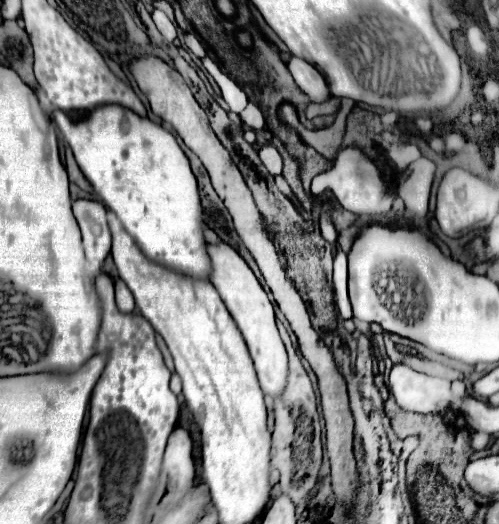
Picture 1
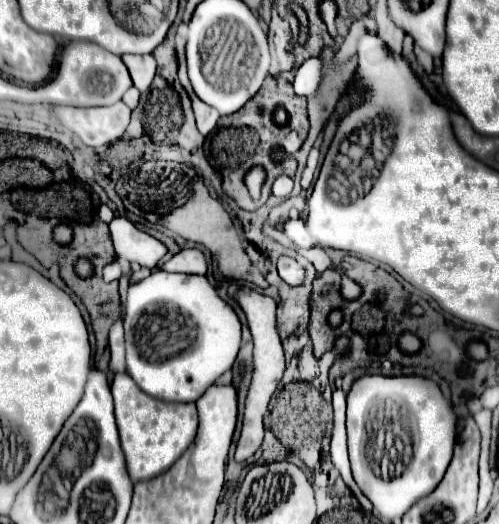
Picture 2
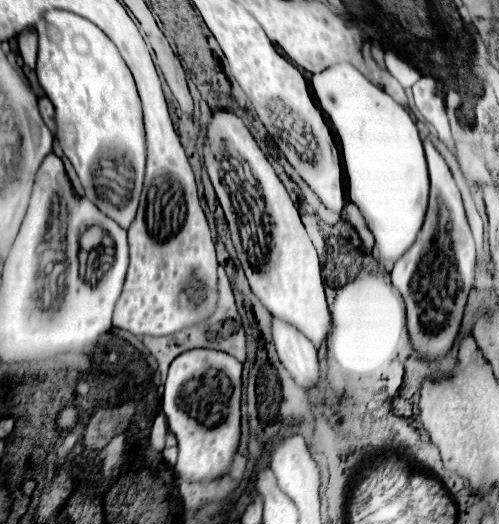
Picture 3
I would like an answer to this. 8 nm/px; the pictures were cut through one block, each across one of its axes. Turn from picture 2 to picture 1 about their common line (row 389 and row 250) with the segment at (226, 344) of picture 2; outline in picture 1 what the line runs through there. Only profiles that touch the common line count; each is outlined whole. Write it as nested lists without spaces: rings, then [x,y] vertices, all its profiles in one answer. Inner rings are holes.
[[[98,106],[82,120],[70,120],[54,110],[54,120],[94,192],[118,216],[144,256],[168,270],[208,282],[212,262],[204,240],[198,182],[176,138],[122,106]]]

